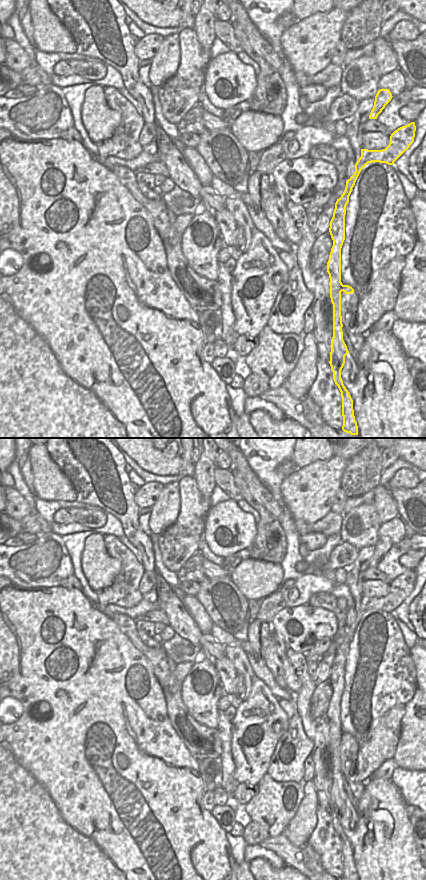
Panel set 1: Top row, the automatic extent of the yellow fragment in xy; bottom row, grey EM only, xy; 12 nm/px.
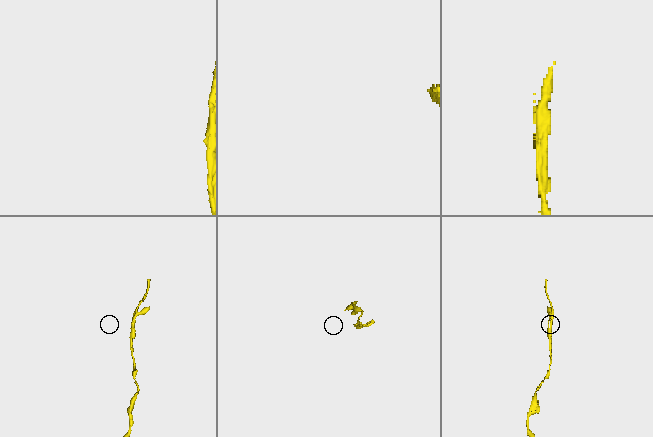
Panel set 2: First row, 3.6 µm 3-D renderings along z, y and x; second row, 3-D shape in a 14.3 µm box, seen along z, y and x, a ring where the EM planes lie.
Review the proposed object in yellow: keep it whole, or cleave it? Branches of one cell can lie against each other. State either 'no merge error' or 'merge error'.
merge error

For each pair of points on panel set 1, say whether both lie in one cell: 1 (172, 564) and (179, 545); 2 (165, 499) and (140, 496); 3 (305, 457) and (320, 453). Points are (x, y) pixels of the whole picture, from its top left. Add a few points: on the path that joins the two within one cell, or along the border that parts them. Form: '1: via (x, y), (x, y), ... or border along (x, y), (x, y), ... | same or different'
1: via (173, 559), (176, 550) | same
2: border along (164, 485), (158, 499), (151, 508) | different
3: via (309, 453), (316, 453) | same

